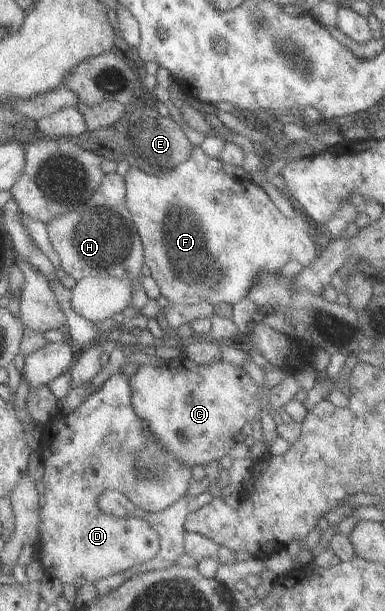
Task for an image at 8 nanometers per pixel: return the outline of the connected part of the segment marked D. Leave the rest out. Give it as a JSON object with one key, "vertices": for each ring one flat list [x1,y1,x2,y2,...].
{"vertices":[[121,370,114,372,102,387,90,393,76,409,48,423,48,431,54,433,44,451,46,457,41,458,44,465,41,481,45,485,39,523,43,571,57,577,62,585,79,588,82,584,95,584,103,577,148,562,160,551,160,538,150,523,143,518,119,518,106,514,98,509,98,497,106,490,116,490,146,512,162,511,184,496,193,480,192,468,176,461,172,453,166,451,144,427,132,407,129,376]]}

